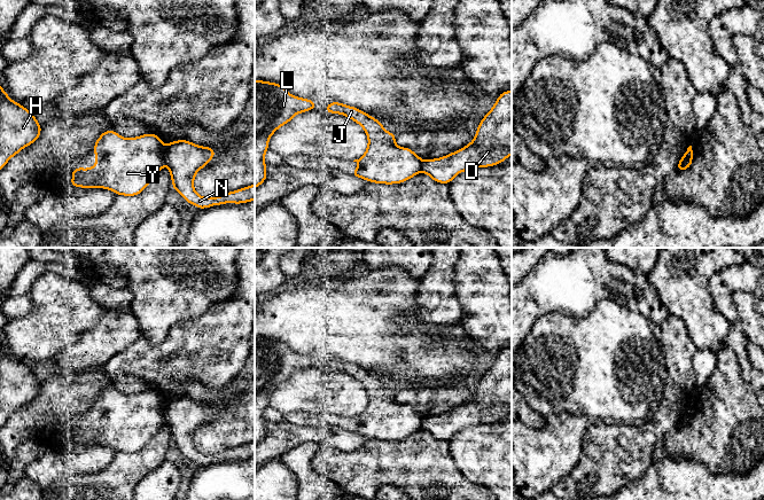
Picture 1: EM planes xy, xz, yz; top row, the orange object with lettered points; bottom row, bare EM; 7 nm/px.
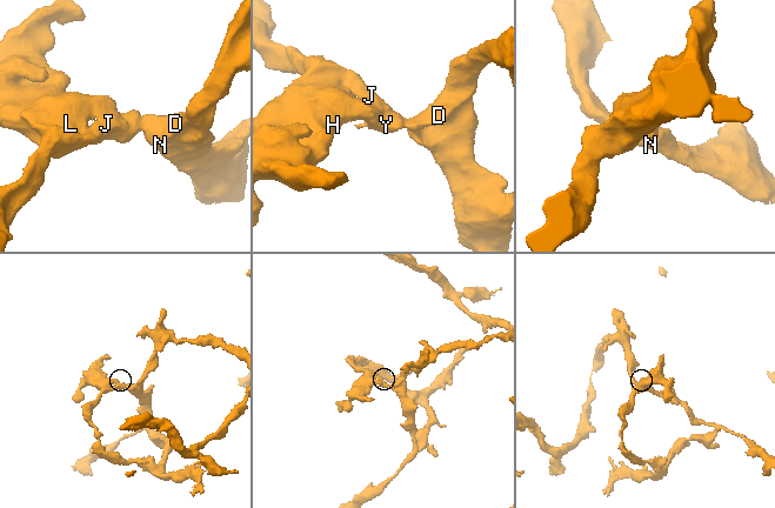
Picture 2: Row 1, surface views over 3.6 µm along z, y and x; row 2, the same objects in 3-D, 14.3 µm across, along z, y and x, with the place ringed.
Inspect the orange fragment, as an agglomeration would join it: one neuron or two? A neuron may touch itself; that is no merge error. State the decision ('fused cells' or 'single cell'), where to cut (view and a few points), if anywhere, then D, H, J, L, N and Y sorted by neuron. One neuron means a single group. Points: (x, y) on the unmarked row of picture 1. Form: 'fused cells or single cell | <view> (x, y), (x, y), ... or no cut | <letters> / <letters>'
fused cells | xy (165, 403), (164, 421) | D N / H J L Y

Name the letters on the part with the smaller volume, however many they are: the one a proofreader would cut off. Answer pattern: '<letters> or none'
H, J, L, Y

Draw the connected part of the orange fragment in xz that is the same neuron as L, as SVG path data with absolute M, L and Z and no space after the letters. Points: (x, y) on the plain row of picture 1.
M255 337L255 445L267 435L264 414L270 394L297 370L315 365L313 357L290 352L280 341Z

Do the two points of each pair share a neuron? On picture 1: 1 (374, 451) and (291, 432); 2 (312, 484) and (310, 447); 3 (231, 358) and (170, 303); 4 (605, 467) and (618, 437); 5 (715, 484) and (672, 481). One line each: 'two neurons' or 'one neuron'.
1: two neurons
2: one neuron
3: two neurons
4: one neuron
5: one neuron

